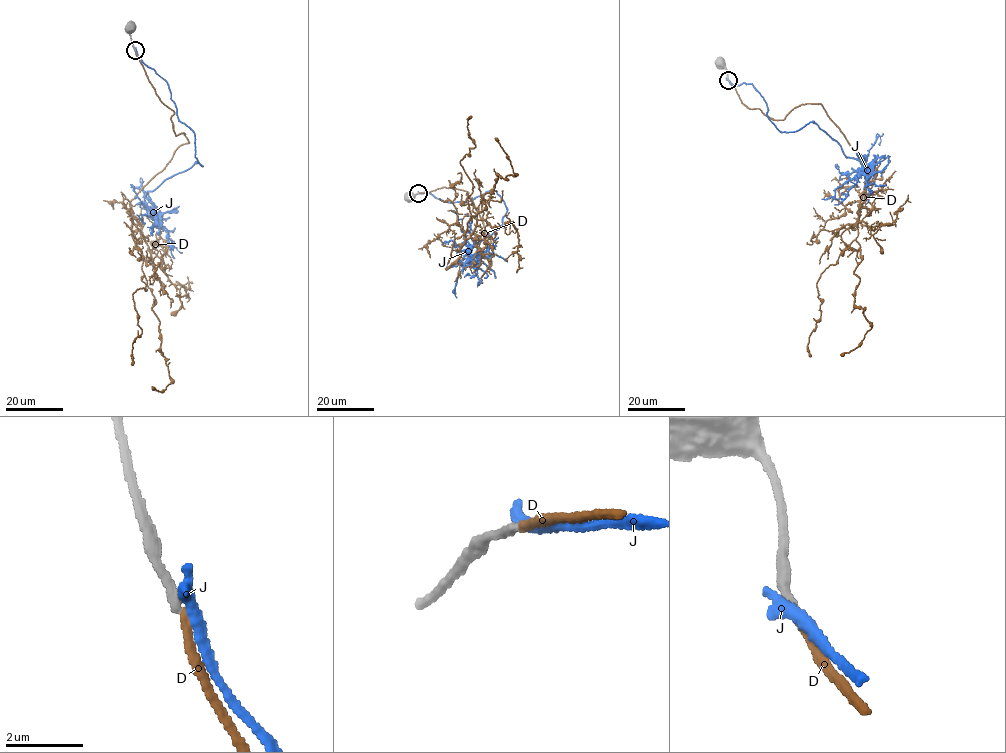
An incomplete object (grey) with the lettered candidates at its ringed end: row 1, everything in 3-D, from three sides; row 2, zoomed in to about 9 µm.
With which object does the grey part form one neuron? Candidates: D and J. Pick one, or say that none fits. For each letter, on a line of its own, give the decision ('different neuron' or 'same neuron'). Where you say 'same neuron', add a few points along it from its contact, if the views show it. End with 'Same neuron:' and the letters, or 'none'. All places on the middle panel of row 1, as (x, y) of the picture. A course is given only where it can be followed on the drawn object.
D: same neuron; it runs (418, 193), (467, 192), (488, 245), (445, 268), (497, 174), (515, 173), (495, 138)
J: different neuron
Same neuron: D

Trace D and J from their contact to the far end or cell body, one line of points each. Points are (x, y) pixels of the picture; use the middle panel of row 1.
D: (418, 193), (467, 192), (488, 245), (445, 268), (497, 174), (515, 173), (495, 138)
J: (417, 192), (451, 203), (493, 188), (500, 196), (507, 210), (500, 228), (460, 253), (461, 264), (498, 236)

